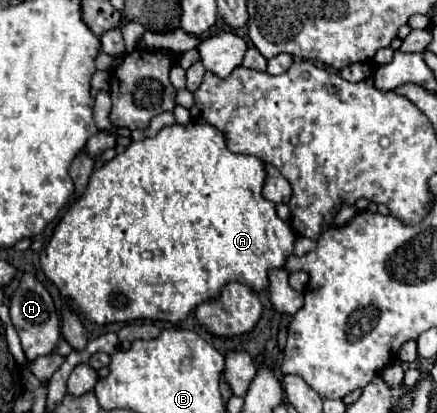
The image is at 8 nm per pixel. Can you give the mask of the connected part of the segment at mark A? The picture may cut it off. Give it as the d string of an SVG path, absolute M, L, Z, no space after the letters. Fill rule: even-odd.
M173 124L165 126L157 136L145 138L139 142L133 142L125 152L117 154L111 162L107 162L103 168L95 170L89 178L89 184L85 188L85 194L77 198L63 218L59 220L53 238L49 240L47 248L41 252L41 268L45 276L57 286L59 294L69 298L75 306L77 312L83 314L89 322L95 322L99 326L107 322L129 322L137 318L149 318L149 320L165 320L165 322L179 322L183 320L199 302L205 302L211 296L219 296L221 286L237 280L247 284L251 290L259 292L267 286L267 272L271 268L283 268L287 256L293 252L293 242L295 236L291 228L277 218L275 214L275 204L265 200L261 196L265 180L265 170L263 162L255 160L255 156L245 156L245 154L233 154L225 146L223 134L211 126L211 124Z

